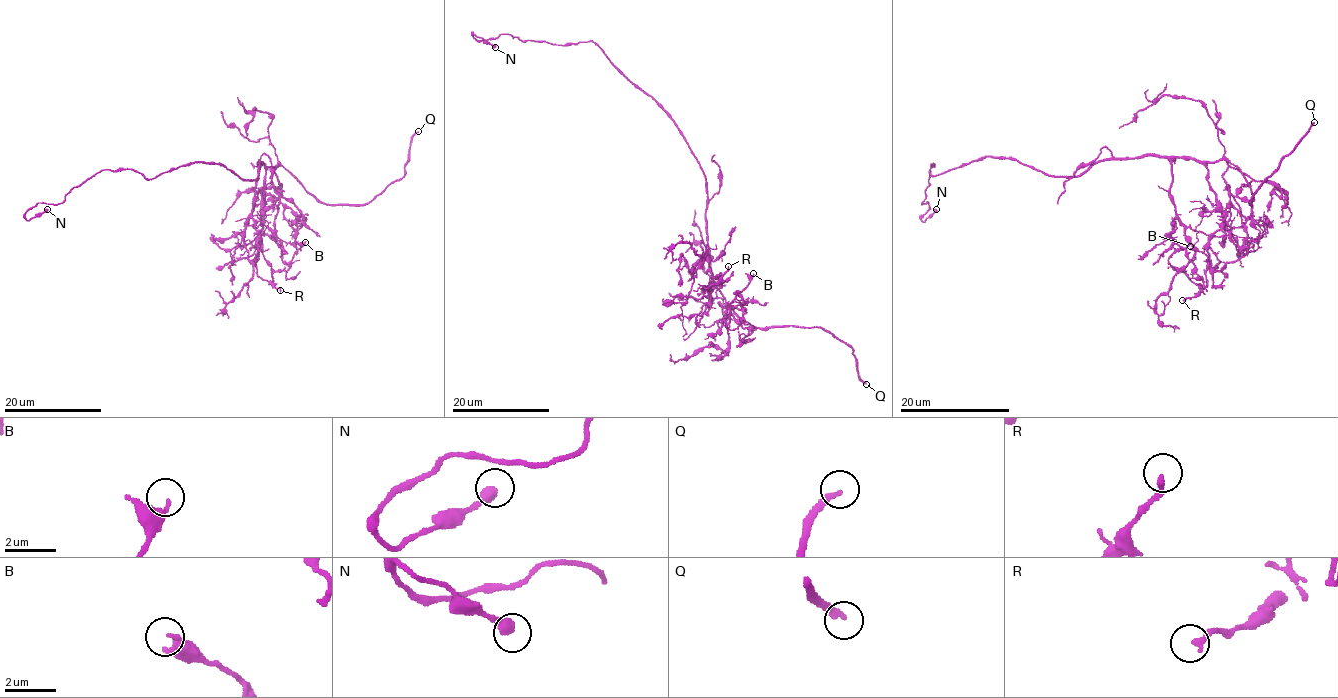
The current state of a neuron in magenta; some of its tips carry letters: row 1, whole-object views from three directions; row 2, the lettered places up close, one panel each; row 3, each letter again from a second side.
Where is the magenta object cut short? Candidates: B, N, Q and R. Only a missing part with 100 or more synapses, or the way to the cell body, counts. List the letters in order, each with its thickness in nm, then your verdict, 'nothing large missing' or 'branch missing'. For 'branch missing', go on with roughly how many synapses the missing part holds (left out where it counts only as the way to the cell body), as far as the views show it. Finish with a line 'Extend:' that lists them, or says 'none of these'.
B: calibre 200 nm; nothing large missing
N: calibre 400 nm; nothing large missing
Q: calibre 240 nm; branch missing
R: calibre 240 nm; nothing large missing
Extend: Q

